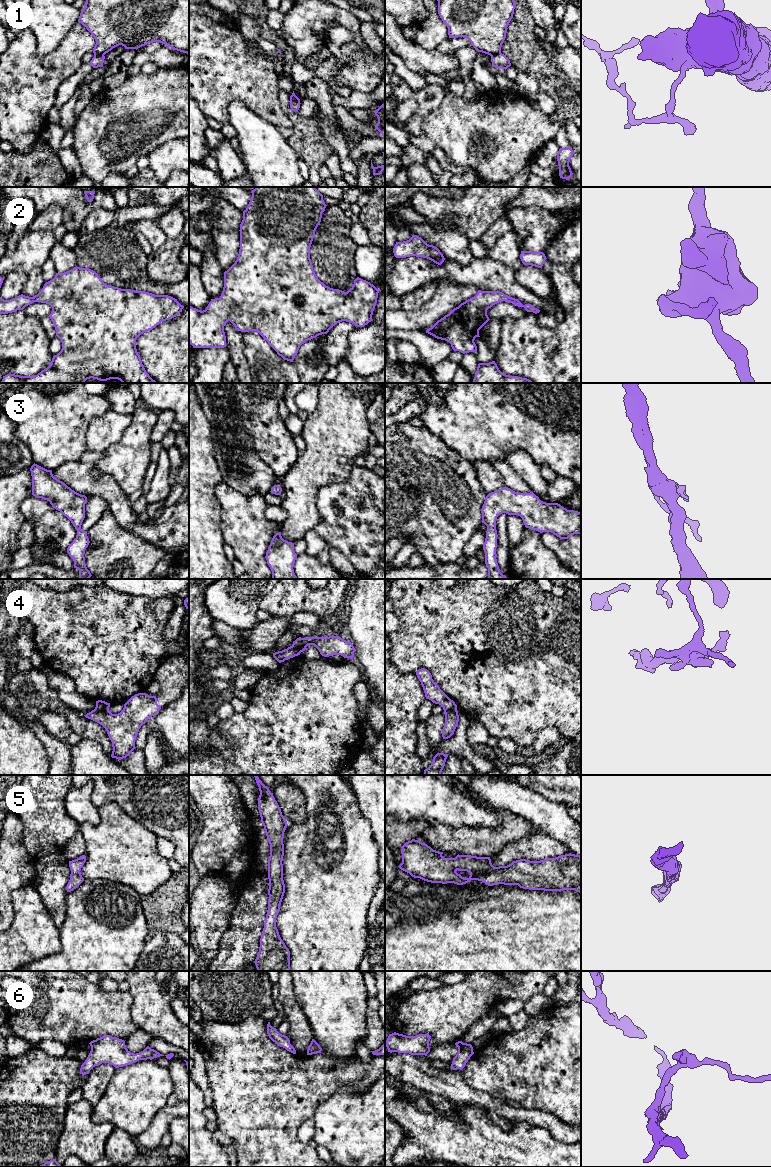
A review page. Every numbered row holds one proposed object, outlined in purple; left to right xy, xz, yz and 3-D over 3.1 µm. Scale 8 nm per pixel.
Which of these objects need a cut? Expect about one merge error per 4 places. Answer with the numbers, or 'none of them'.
1, 4

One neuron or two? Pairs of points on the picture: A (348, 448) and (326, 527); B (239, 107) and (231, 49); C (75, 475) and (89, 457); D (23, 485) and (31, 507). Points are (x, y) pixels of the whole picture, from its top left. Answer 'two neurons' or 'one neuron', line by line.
A: two neurons
B: two neurons
C: two neurons
D: two neurons

